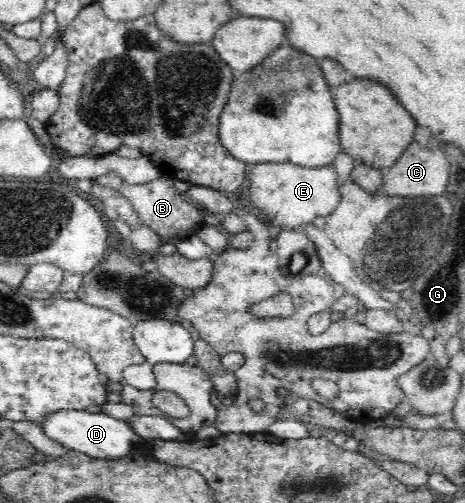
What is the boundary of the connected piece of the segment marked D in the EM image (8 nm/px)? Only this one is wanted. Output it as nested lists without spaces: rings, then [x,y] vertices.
[[[84,410],[54,412],[41,423],[47,436],[59,444],[86,456],[100,460],[118,460],[128,456],[134,448],[142,447],[146,440],[130,425],[130,421],[113,418],[107,414],[90,413]]]

